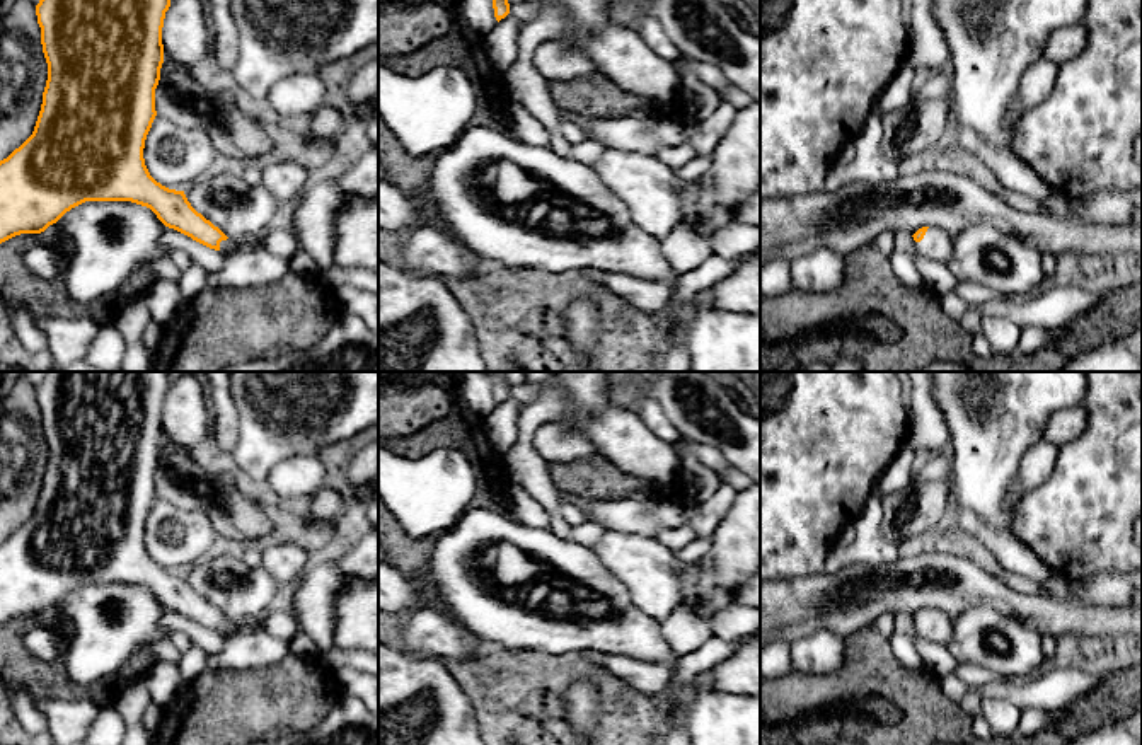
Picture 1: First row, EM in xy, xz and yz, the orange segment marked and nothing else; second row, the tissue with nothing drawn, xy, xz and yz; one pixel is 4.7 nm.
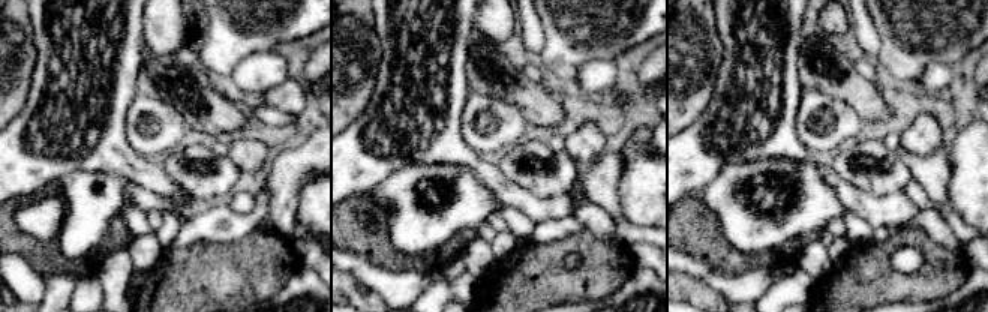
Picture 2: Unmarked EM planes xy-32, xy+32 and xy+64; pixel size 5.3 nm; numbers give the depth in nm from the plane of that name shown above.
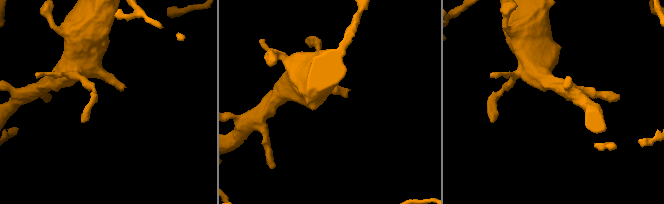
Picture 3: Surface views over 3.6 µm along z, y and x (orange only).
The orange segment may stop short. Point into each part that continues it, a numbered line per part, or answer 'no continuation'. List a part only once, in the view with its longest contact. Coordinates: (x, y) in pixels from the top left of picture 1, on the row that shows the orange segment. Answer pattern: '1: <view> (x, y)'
1: yz (936, 244)

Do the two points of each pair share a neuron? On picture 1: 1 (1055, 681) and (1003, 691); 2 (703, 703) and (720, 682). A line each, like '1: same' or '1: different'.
1: same
2: different

